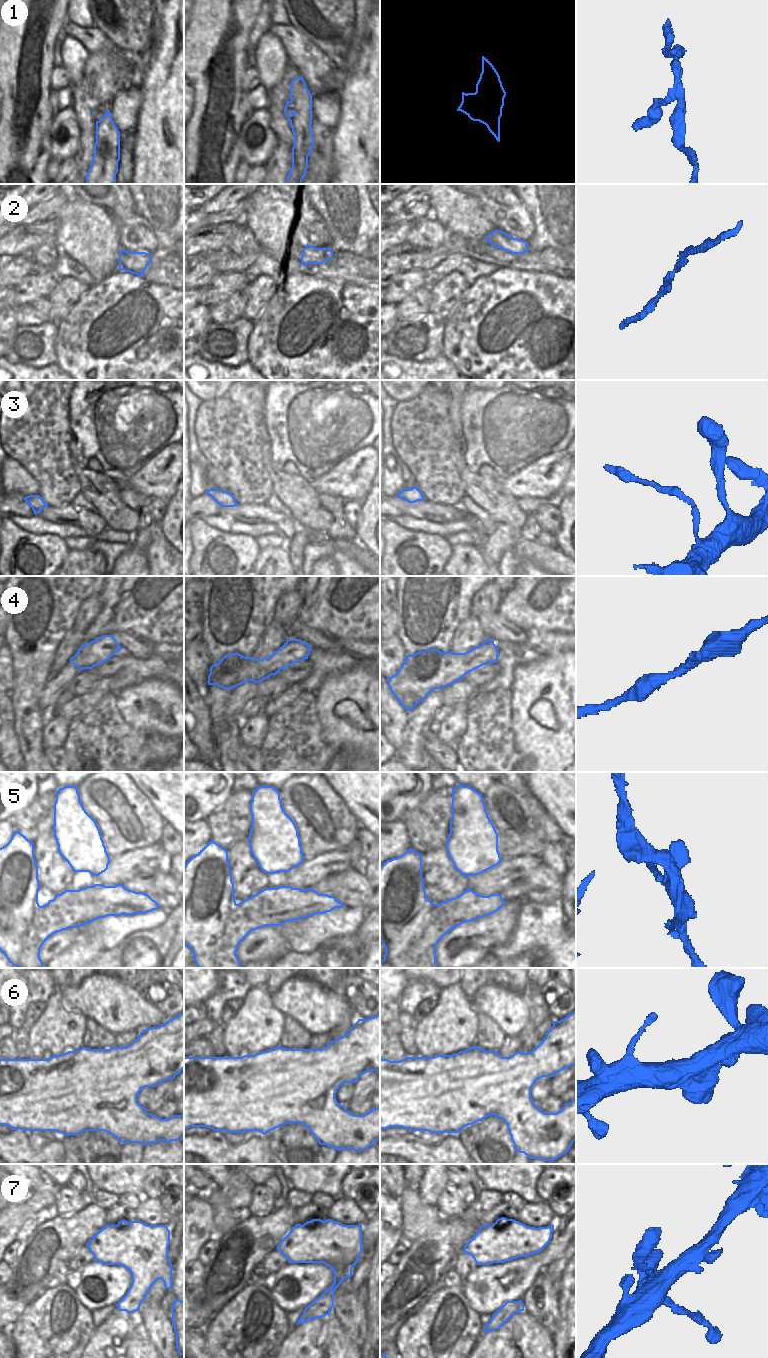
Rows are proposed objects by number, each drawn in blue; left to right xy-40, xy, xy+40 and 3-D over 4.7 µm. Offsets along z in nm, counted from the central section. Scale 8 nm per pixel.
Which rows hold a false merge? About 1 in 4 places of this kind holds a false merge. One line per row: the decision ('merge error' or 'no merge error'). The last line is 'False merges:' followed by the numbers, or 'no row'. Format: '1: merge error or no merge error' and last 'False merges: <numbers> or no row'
1: merge error
2: no merge error
3: no merge error
4: no merge error
5: merge error
6: no merge error
7: merge error
False merges: 1, 5, 7

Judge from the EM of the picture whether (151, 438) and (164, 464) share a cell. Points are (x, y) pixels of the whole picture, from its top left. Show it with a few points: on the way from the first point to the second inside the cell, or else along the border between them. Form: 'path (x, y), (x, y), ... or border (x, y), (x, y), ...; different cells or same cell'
border (173, 442), (156, 452), (140, 466); different cells

